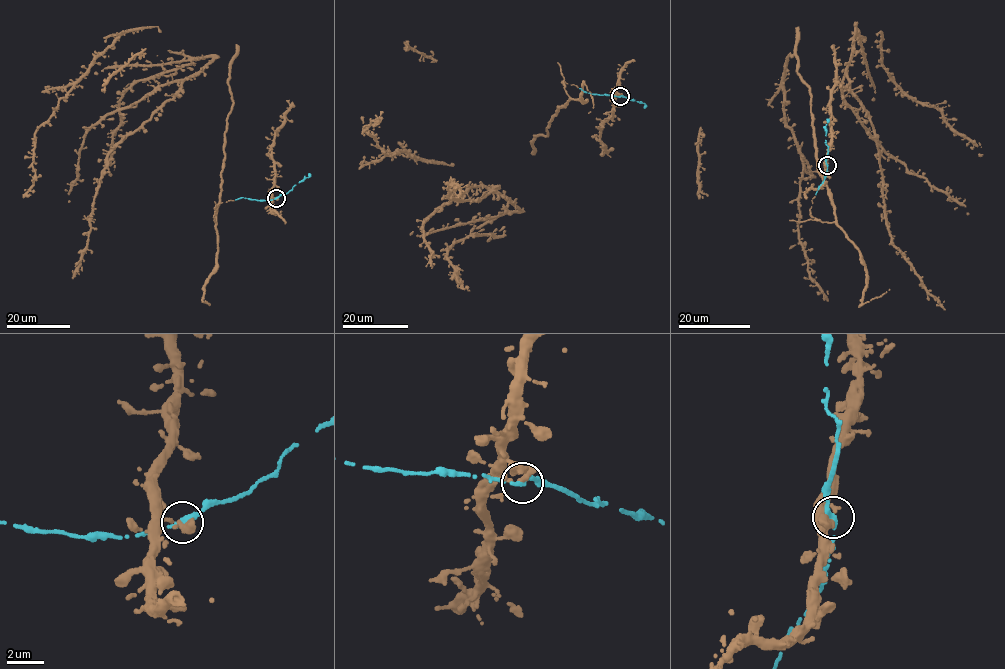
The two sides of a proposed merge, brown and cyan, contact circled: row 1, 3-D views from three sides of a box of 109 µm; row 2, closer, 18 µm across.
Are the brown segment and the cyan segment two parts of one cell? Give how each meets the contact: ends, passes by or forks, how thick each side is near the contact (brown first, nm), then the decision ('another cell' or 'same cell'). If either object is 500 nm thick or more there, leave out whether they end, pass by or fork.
brown ends there; cyan passes by; 440 nm thick on the brown side, 280 nm on the other; same cell

